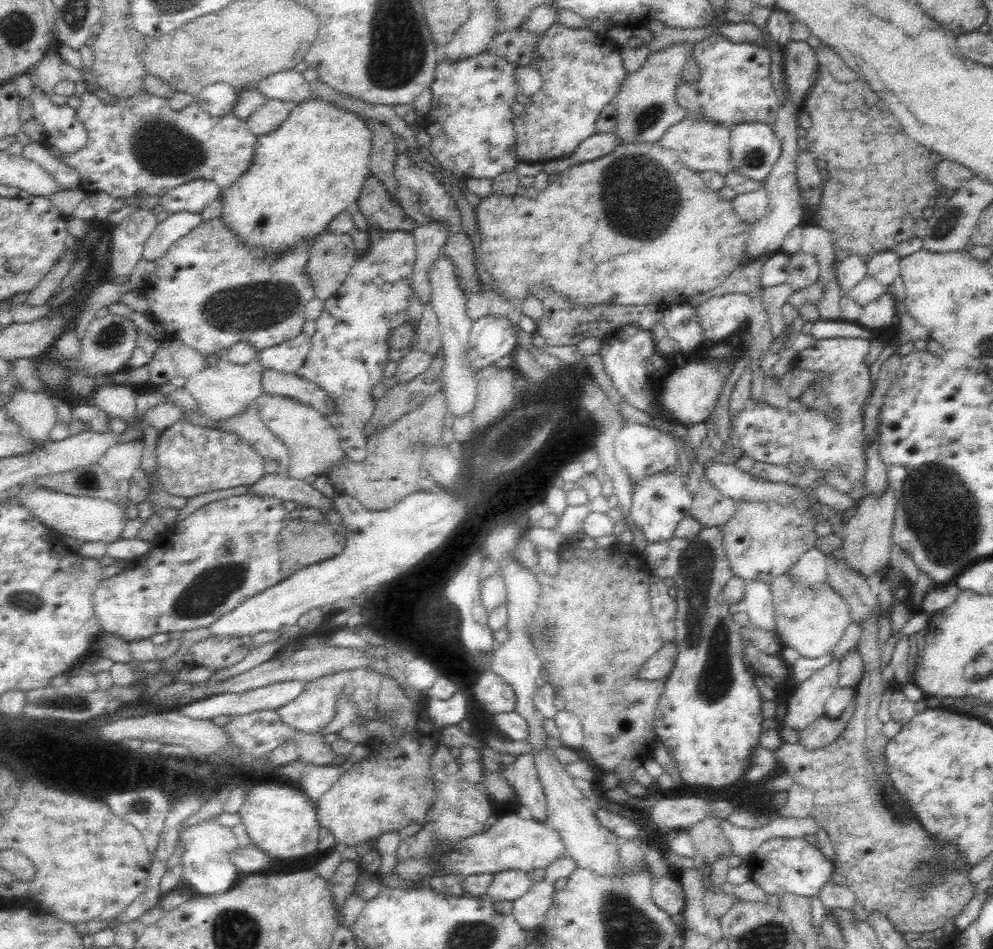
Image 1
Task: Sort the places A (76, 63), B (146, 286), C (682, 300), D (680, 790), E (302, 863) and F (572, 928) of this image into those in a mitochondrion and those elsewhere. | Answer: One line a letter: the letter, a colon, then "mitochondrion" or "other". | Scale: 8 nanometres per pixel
A: other
B: other
C: other
D: other
E: other
F: other

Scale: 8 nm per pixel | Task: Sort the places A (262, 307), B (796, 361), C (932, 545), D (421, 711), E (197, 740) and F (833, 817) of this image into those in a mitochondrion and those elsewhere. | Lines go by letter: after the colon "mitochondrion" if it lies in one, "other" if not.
A: mitochondrion
B: other
C: mitochondrion
D: other
E: other
F: other

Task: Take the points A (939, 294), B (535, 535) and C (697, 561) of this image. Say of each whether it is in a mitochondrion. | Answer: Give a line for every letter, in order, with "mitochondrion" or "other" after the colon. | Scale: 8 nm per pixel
A: other
B: other
C: mitochondrion

